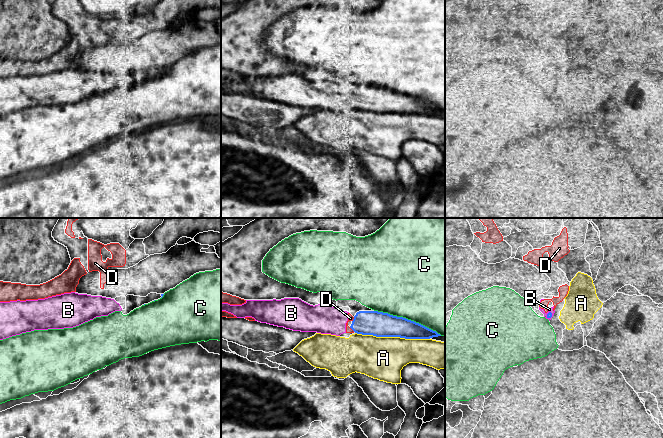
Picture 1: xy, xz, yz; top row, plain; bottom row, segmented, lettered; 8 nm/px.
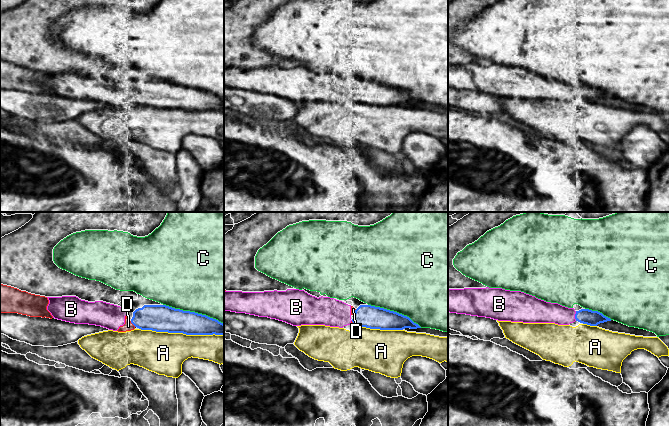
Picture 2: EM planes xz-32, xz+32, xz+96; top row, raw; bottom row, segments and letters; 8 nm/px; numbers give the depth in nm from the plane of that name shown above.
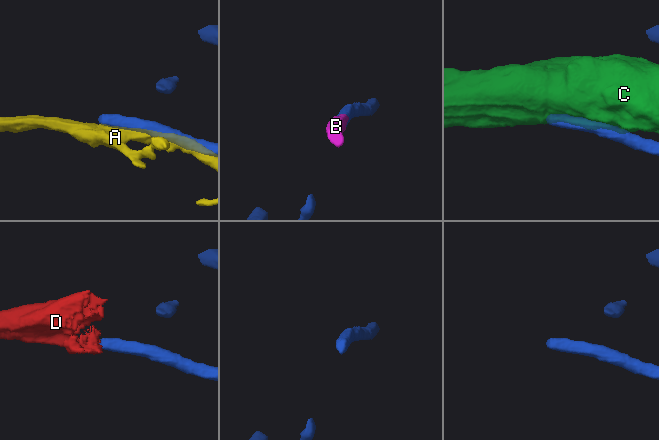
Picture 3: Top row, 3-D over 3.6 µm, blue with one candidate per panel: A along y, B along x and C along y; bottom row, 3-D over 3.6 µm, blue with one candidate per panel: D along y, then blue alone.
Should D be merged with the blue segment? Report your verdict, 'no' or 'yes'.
no

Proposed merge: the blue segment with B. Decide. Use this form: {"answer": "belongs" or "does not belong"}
{"answer": "belongs"}

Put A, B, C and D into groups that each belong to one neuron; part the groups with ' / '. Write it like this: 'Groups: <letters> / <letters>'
Groups: A / B / C / D

